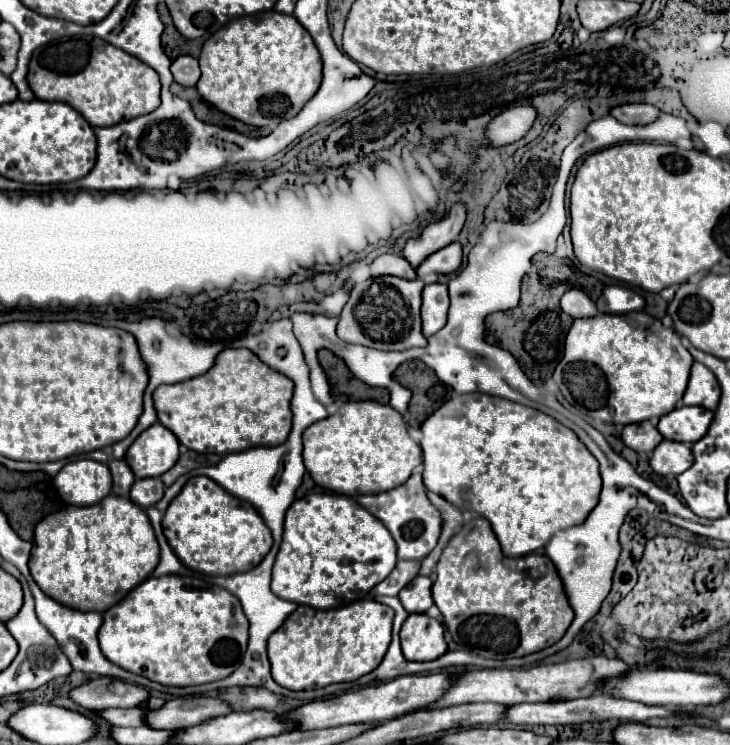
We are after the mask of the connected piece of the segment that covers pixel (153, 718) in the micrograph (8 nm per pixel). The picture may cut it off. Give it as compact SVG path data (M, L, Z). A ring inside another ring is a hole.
M179 697L167 701L157 711L147 711L147 725L155 729L187 729L219 715L229 715L229 703L215 697Z

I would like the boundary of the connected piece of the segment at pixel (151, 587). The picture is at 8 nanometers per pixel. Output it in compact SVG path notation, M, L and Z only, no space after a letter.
M147 577L119 605L103 615L99 643L103 655L151 681L175 687L201 685L229 677L247 647L249 621L229 591L197 577Z

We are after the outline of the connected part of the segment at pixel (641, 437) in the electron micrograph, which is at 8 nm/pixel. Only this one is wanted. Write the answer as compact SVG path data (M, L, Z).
M643 421L643 423L631 423L625 425L623 433L621 433L623 443L633 449L633 451L653 451L657 447L659 441L663 441L661 433L657 431L657 427L651 421Z

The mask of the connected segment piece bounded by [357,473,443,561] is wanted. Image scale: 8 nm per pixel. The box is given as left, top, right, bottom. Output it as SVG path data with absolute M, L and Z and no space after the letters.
M413 473L407 479L407 483L391 491L377 493L377 495L359 495L357 503L363 505L371 515L375 515L389 529L389 533L397 543L397 559L423 561L435 549L443 529L443 517L441 511L429 501L427 489L421 481L421 473Z

